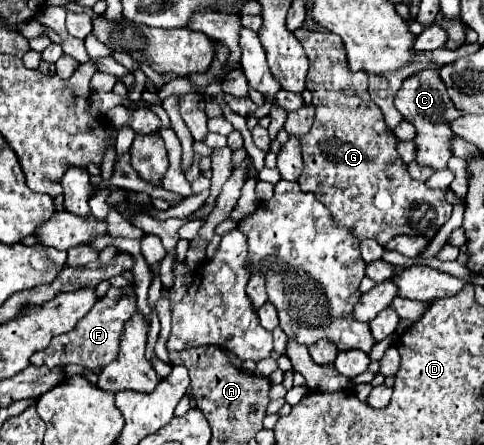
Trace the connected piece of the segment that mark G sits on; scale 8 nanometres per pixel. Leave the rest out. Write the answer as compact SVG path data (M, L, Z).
M299 27L295 37L301 41L307 57L307 89L313 93L313 103L317 107L315 123L307 135L301 137L305 169L297 179L303 191L311 191L333 215L339 227L351 229L357 239L375 239L385 245L399 233L423 235L433 239L437 229L451 217L451 205L443 199L443 191L429 189L425 183L415 181L407 173L407 165L395 151L395 137L387 131L381 109L367 97L367 73L349 71L345 47L339 35L329 31L307 31Z

